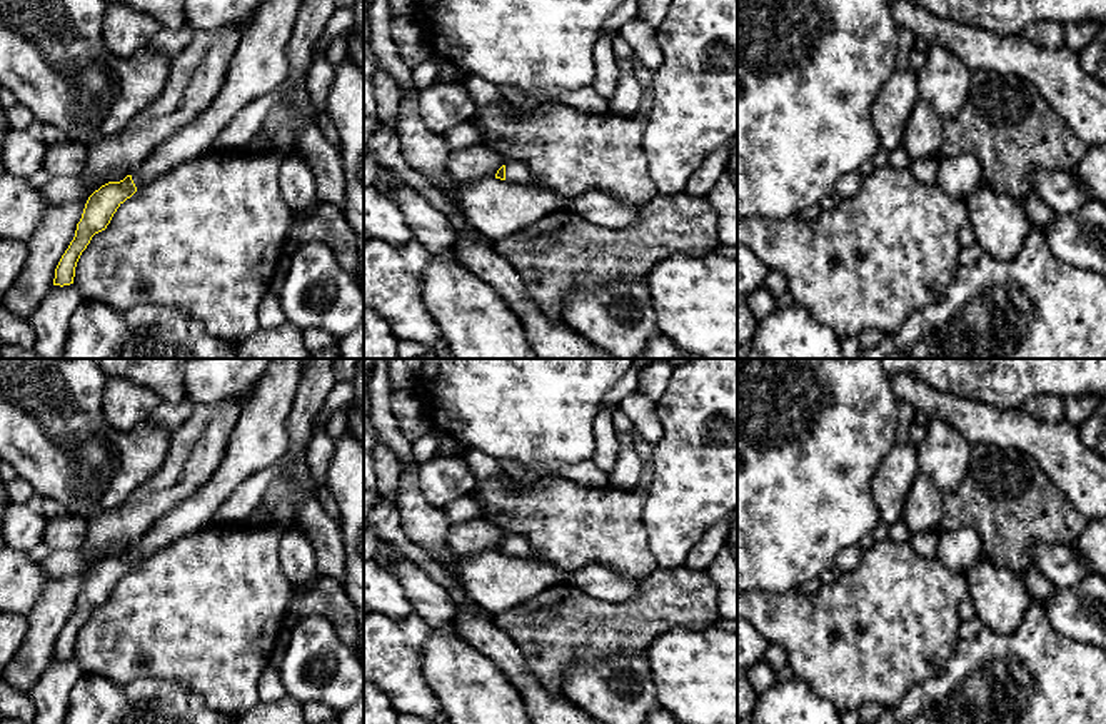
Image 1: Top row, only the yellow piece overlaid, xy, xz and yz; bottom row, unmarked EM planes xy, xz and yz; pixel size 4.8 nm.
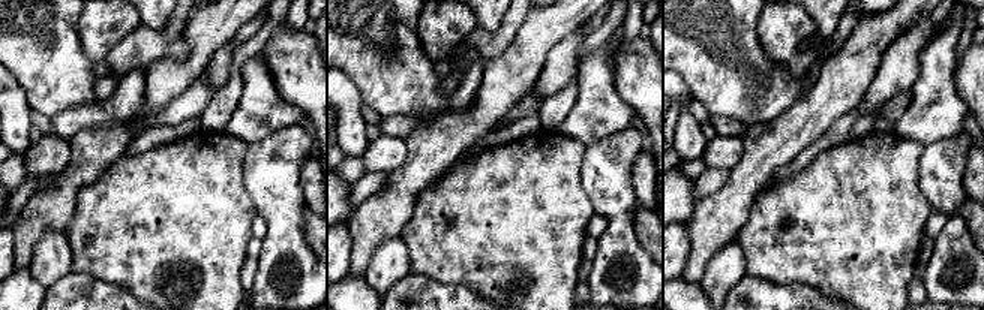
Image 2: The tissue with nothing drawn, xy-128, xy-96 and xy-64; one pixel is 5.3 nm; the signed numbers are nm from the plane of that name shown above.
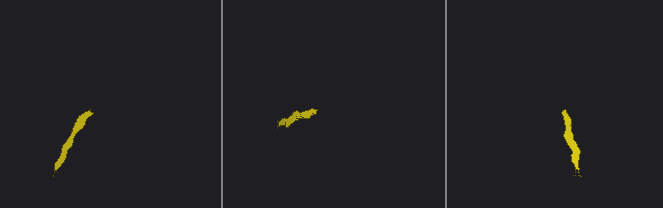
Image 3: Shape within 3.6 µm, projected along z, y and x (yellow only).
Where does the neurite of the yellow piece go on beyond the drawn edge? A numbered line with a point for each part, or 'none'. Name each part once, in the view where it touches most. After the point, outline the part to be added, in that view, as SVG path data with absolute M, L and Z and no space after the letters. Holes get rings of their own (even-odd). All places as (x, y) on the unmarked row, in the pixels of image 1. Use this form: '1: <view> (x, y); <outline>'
1: xz (516, 546); M509 534L505 535L505 554L517 559L532 559L530 542L519 534Z

